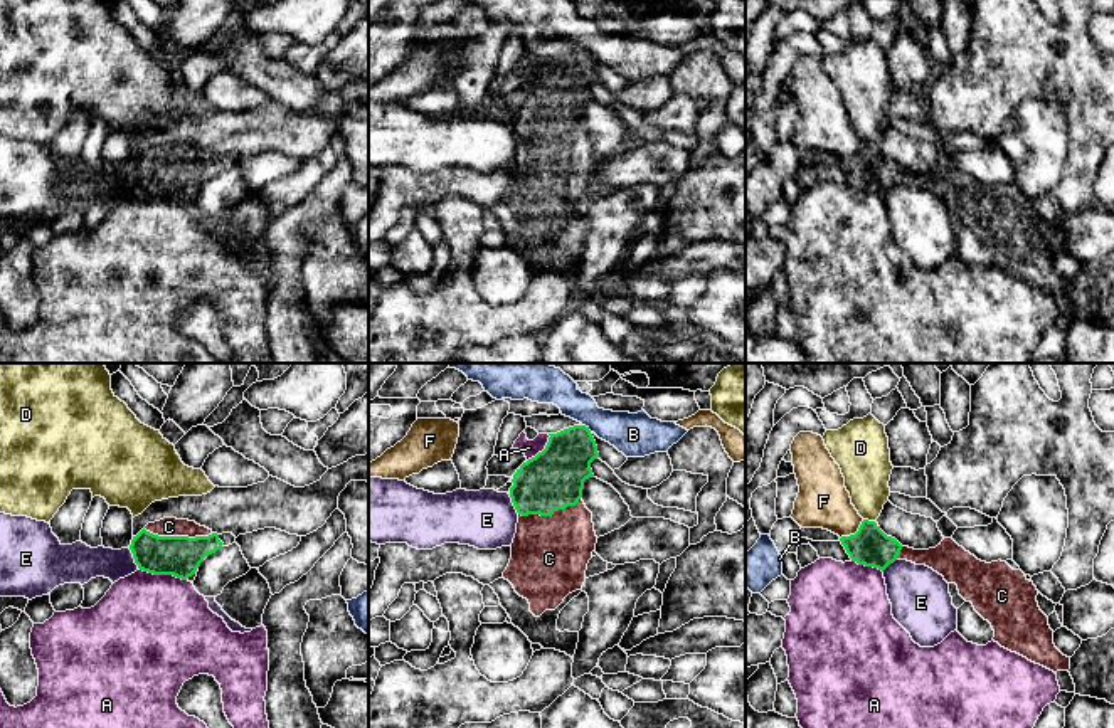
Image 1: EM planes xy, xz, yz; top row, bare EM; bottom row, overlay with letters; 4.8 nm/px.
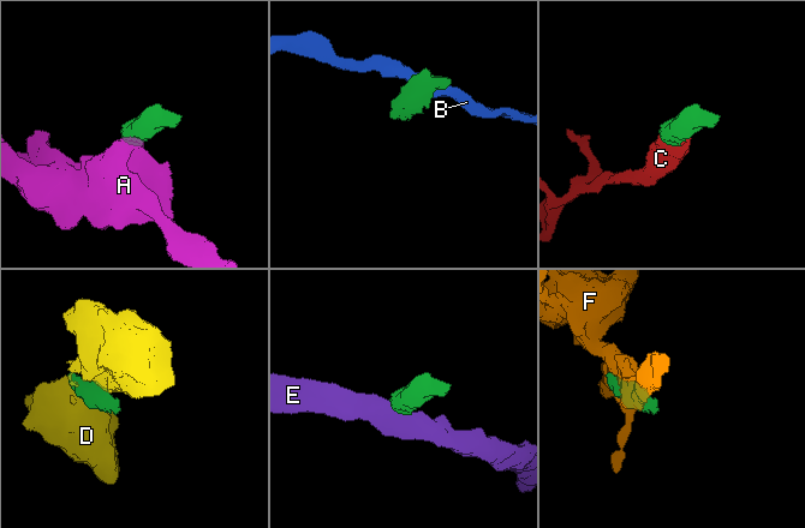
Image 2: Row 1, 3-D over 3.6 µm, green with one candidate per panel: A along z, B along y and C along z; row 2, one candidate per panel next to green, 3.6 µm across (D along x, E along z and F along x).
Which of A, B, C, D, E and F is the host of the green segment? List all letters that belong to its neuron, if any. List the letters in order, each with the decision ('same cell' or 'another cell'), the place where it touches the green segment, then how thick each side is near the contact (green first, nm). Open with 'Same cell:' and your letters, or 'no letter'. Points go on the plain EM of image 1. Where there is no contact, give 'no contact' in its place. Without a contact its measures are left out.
Same cell: C
A: another cell; meets green in xy at (162, 197); 190 nm thick on the green side, 500 nm on the other
B: another cell; meets green in xz at (588, 51); 260 nm thick on the green side, 200 nm on the other
C: same cell; meets green in xy at (179, 160); 190 nm thick on the green side, 100 nm on the other
D: another cell; meets green in yz at (867, 143); 190 nm thick on the green side, 240 nm on the other
E: another cell; meets green in xy at (133, 180); 190 nm thick on the green side, 170 nm on the other
F: another cell; meets green in yz at (855, 157); 190 nm thick on the green side, 260 nm on the other

